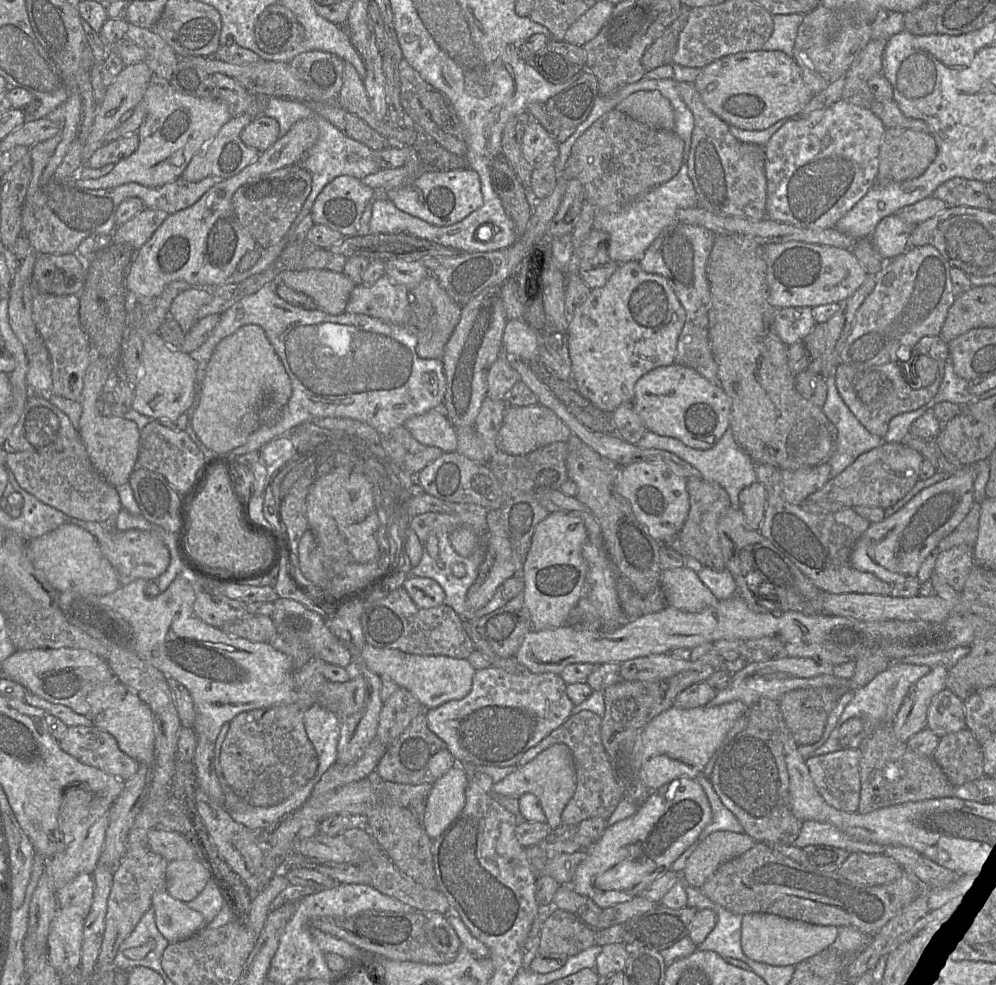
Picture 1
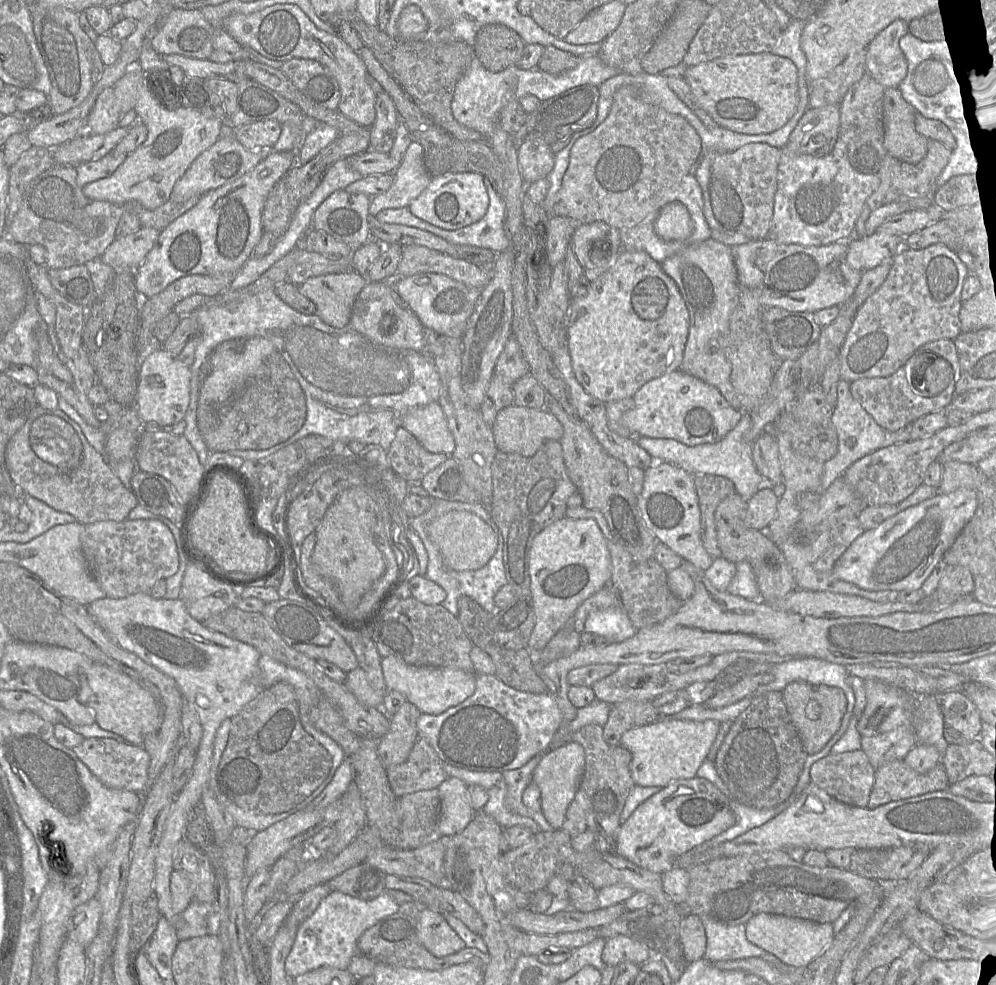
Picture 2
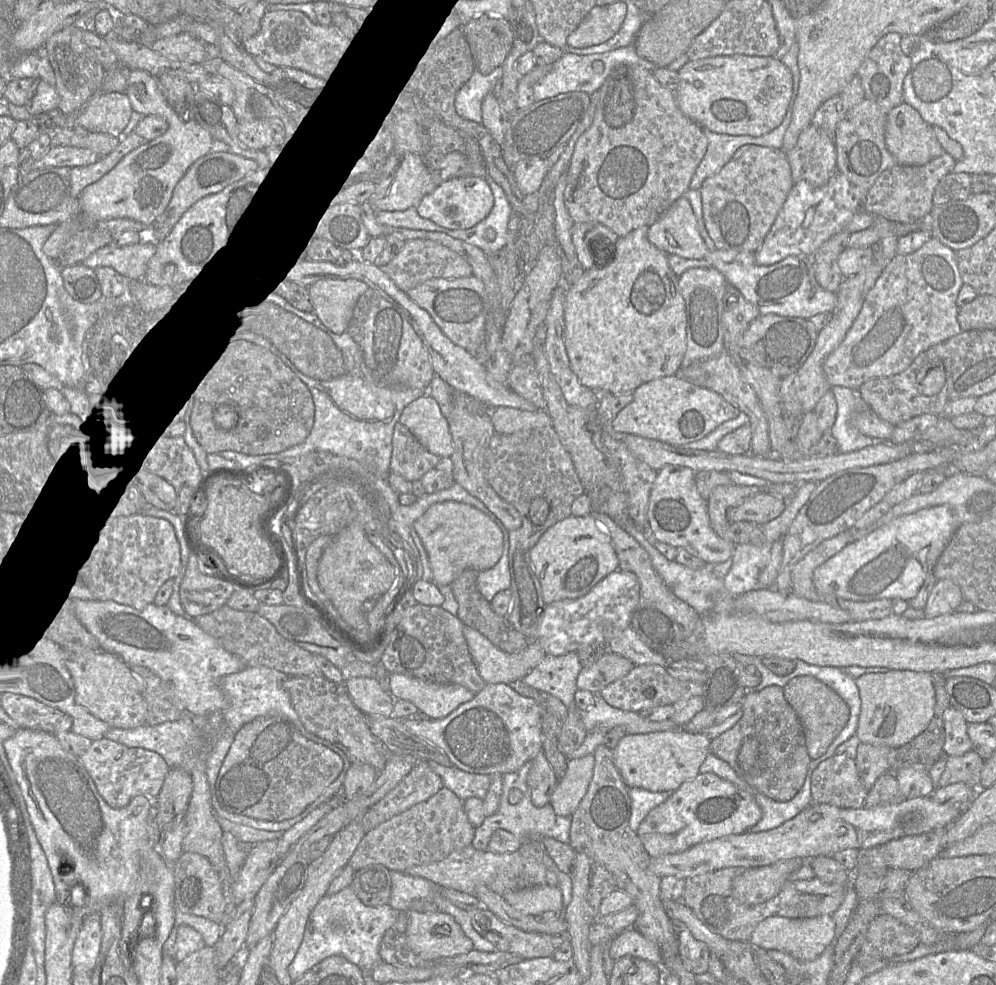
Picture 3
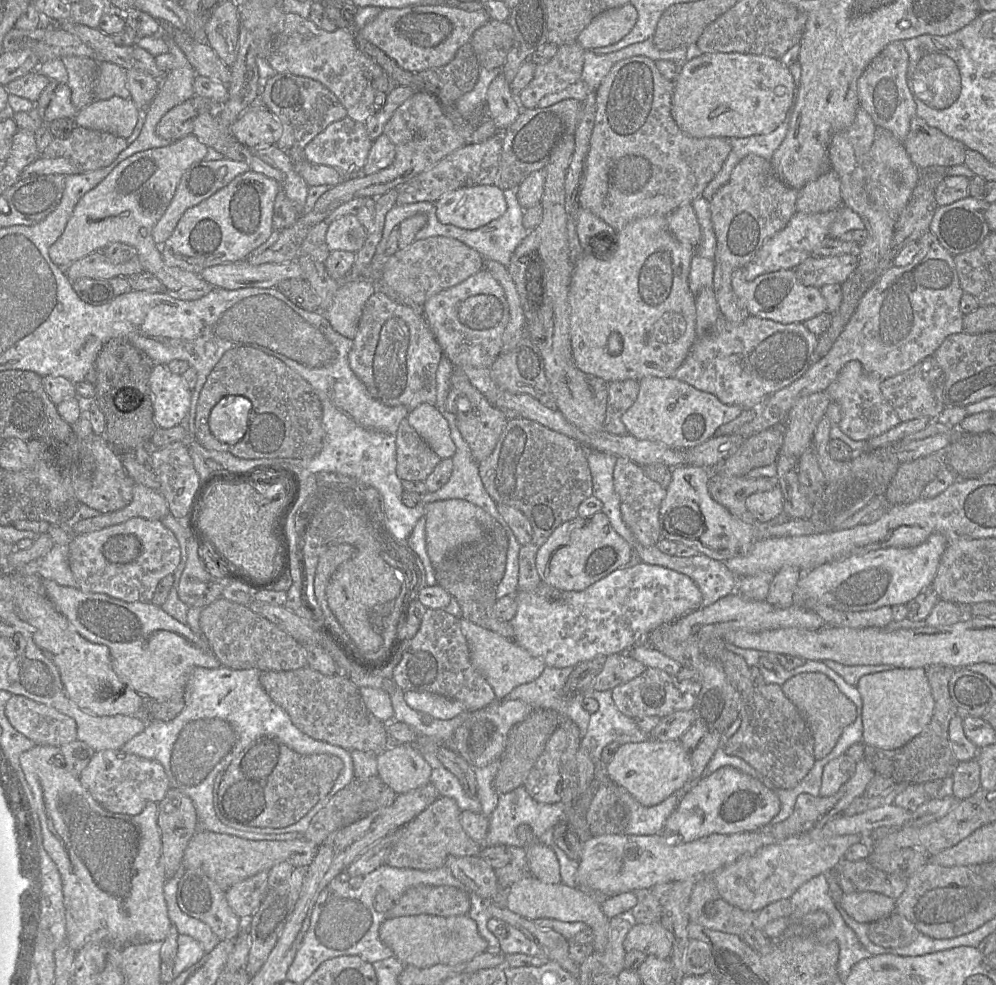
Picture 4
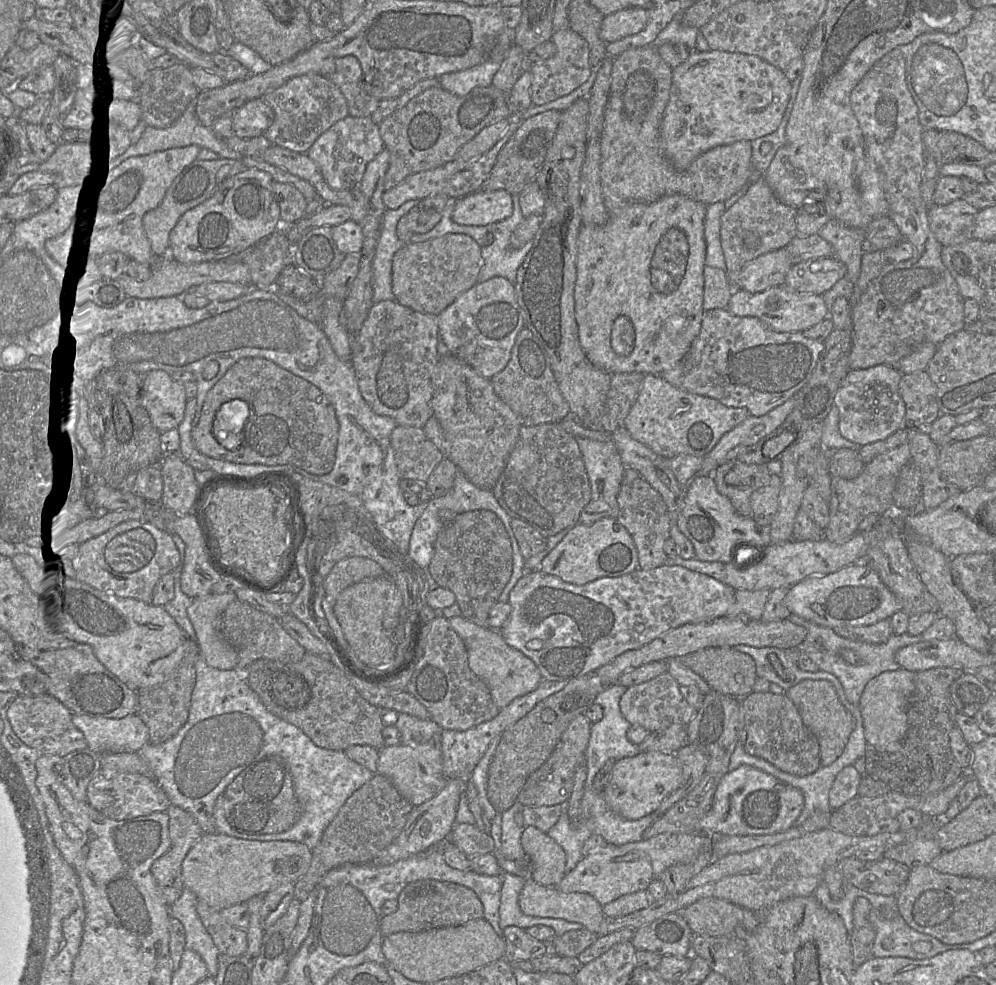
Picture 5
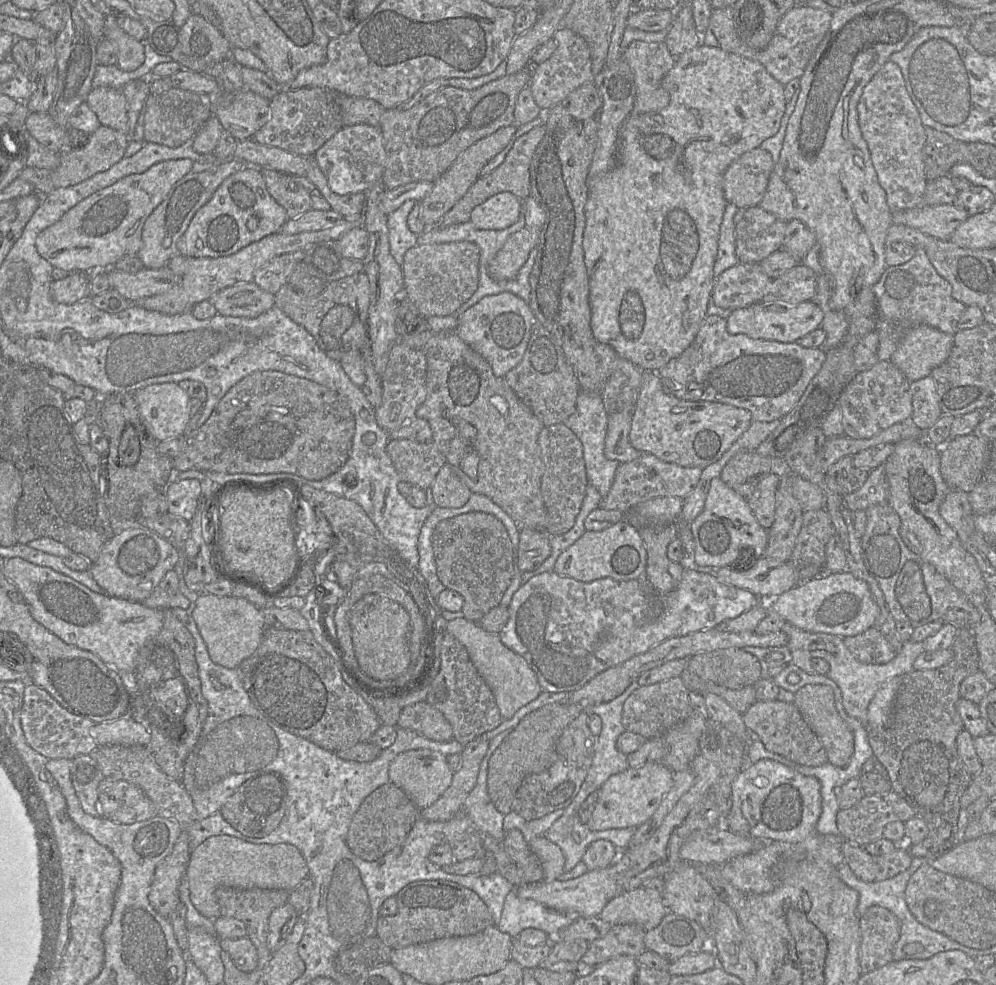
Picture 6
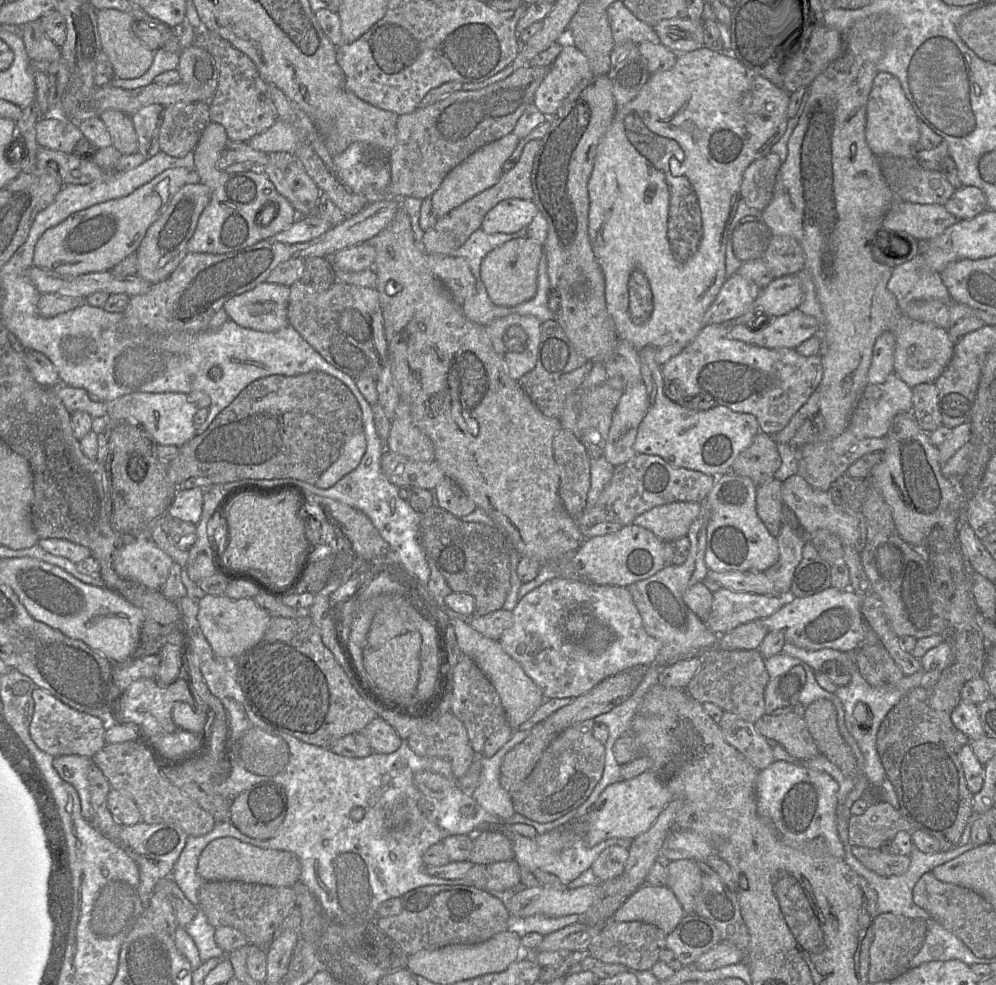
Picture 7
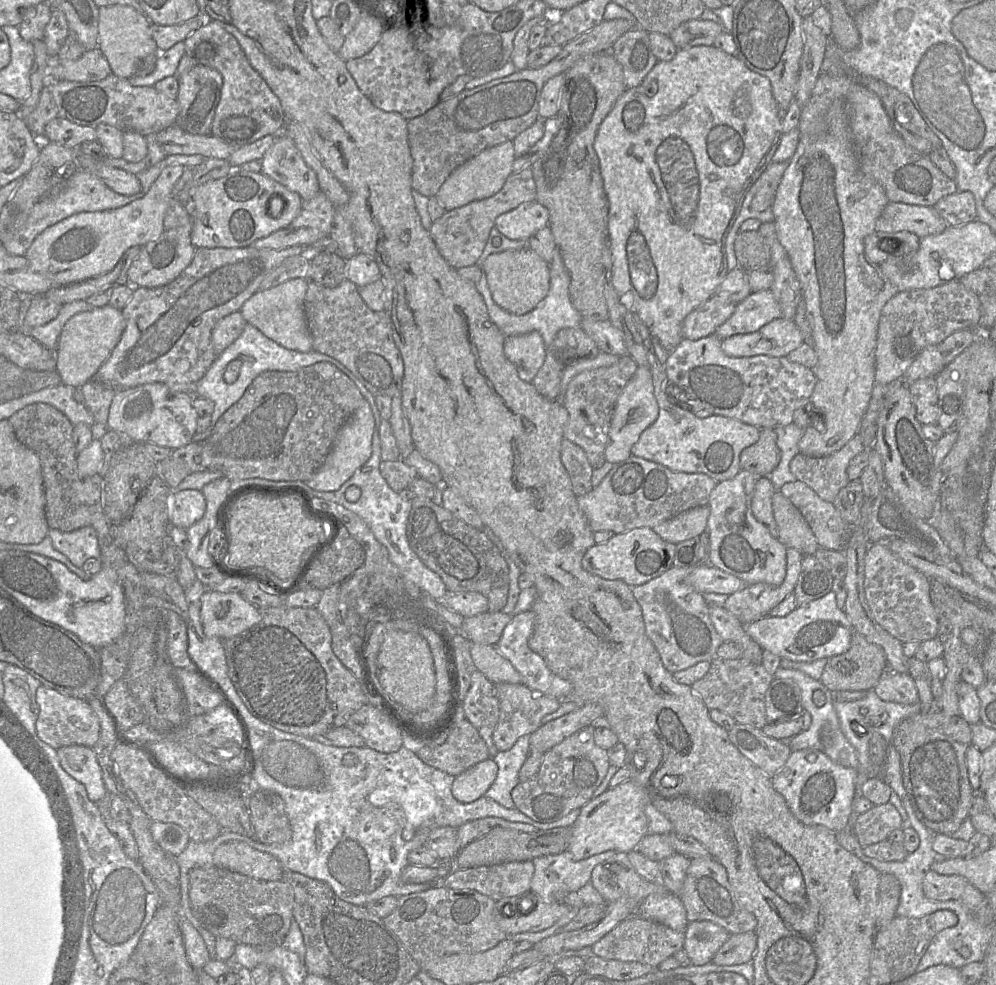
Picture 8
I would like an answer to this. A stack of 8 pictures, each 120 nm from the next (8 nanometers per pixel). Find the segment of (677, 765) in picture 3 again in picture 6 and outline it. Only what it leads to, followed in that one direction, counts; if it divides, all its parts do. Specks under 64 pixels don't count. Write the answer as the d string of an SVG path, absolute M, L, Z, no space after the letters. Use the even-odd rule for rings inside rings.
M662 762L629 767L614 774L600 788L598 803L587 826L591 831L636 827L649 820L674 784L674 772Z

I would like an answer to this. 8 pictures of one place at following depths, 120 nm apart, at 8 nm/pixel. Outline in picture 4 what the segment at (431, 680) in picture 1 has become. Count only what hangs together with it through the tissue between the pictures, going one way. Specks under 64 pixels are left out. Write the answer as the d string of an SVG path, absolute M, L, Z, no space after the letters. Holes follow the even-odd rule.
M406 691L404 700L412 709L438 720L450 720L466 711L460 701L430 692Z

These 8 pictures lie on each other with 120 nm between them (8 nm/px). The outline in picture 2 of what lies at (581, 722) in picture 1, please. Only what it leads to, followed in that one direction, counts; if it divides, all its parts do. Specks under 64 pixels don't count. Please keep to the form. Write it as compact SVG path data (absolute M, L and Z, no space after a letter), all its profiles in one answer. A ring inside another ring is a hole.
M588 724L575 732L563 730L561 726L547 750L554 750L570 742L578 743L584 749L585 770L575 797L567 808L561 829L572 838L585 831L596 832L607 841L609 853L616 853L620 815L635 786L631 776L631 754L621 745L608 745L603 739L603 727L597 724Z

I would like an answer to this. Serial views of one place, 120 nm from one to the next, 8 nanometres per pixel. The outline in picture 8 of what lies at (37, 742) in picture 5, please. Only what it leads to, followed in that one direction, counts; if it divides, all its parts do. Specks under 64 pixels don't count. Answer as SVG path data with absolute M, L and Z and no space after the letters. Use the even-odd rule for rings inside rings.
M41 685L36 692L39 716L36 730L39 738L55 749L70 745L94 747L100 738L100 722L89 701L69 697Z

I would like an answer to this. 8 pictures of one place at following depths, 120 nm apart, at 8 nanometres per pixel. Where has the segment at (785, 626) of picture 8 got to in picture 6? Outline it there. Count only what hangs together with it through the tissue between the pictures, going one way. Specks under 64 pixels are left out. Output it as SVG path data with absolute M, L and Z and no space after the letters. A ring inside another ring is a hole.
M848 570L824 573L768 602L767 610L776 612L786 622L804 631L828 633L841 638L855 636L873 627L879 615L879 608L868 584L854 577Z

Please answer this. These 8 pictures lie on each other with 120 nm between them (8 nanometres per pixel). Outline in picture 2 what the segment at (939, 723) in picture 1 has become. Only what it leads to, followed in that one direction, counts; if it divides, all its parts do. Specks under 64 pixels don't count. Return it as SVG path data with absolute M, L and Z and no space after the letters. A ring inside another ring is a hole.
M960 690L938 695L943 715L943 736L948 744L967 744L975 740L980 721L970 700Z

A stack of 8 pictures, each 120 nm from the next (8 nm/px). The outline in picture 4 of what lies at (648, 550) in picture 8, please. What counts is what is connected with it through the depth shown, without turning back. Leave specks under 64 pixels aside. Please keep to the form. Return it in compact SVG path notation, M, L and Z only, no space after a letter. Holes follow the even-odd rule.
M598 512L589 518L569 520L549 536L536 554L536 569L542 583L564 591L583 591L633 559L632 546L612 527L609 518Z

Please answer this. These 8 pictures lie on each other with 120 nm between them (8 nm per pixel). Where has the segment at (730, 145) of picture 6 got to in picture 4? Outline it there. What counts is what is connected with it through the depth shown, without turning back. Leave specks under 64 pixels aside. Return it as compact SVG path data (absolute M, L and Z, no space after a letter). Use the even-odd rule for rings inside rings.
M705 53L683 63L674 81L671 113L679 128L695 138L768 134L784 121L794 79L778 59L749 53ZM664 215L635 219L615 236L598 234L591 242L597 249L592 253L584 252L577 259L568 292L570 342L575 365L582 372L599 377L608 384L627 379L640 381L645 377L671 377L696 340L695 294L688 282L695 248L673 236Z

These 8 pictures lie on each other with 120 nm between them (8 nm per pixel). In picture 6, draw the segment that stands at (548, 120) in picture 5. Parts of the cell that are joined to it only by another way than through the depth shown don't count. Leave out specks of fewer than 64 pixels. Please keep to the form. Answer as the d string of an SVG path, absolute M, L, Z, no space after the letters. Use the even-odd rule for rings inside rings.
M545 123L520 136L514 143L505 160L488 175L480 175L465 195L438 221L437 228L470 221L472 210L491 196L501 192L511 192L521 200L530 196L530 164L533 155L546 132Z

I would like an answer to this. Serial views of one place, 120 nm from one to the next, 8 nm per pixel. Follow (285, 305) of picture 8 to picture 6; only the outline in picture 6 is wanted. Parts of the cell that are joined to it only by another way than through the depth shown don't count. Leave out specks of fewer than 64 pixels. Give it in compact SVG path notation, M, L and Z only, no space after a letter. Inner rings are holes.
M253 281L239 282L213 294L209 302L218 314L255 318L275 306L275 295L261 289Z

